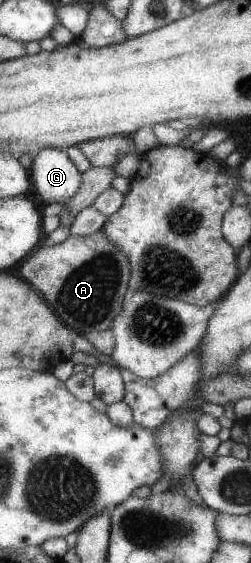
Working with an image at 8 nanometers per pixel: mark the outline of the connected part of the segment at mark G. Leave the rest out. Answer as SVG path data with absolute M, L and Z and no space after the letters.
M46 148L38 152L30 167L36 192L46 207L70 201L82 187L83 173L72 163L72 157L60 148Z

